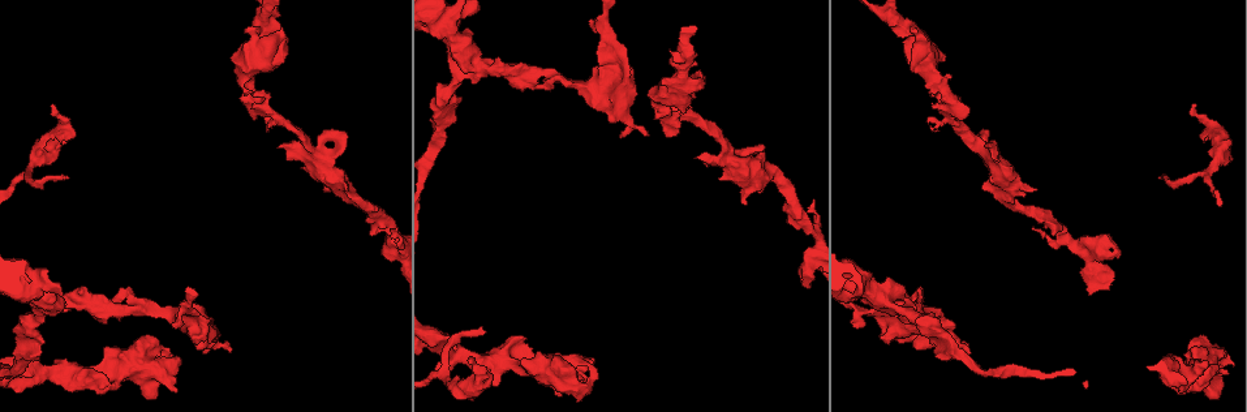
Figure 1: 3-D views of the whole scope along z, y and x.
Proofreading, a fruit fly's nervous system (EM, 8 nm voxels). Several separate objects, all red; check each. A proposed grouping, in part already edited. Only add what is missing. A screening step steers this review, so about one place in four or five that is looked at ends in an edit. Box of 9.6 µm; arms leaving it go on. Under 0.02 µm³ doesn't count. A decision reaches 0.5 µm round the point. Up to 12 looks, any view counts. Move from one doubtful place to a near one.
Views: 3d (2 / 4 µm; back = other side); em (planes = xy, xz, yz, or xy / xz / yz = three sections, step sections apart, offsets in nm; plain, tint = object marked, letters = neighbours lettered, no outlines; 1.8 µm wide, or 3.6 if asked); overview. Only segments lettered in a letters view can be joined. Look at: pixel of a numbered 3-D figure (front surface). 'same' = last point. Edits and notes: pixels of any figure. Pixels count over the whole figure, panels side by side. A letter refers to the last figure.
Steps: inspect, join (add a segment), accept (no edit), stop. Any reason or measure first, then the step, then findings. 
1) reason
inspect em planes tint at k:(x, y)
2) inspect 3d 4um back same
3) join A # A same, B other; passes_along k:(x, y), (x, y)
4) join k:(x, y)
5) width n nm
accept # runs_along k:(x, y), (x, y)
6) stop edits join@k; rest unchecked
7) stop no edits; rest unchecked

an open end
inspect 3d 2um at 1:(807, 286)

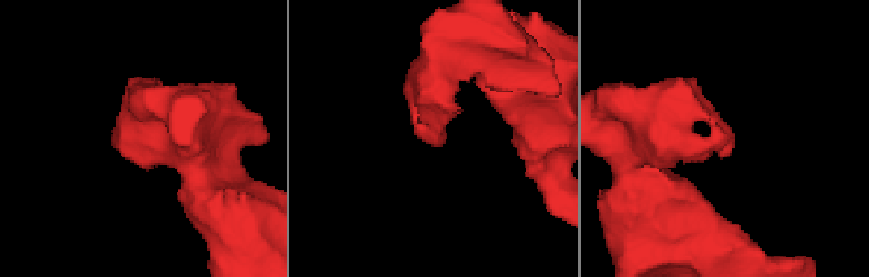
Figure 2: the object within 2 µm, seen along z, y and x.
shape alone is not enough
inspect em planes tint at 2:(435, 144)

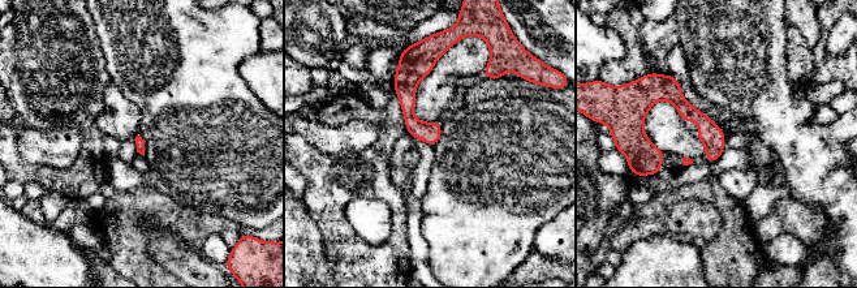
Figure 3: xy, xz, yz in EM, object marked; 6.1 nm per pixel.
what lies round it
inspect em planes letters same

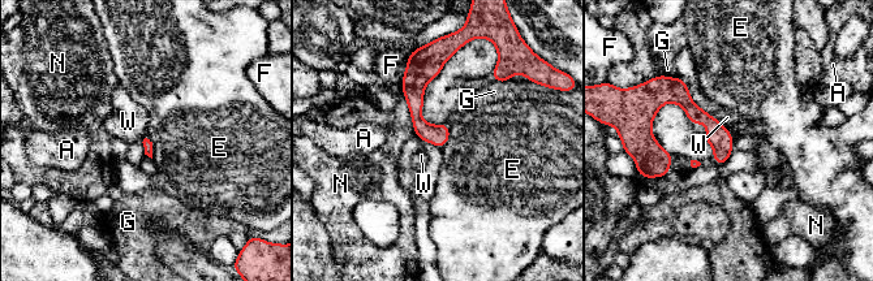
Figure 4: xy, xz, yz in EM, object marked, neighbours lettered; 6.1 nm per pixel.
accept # A other, E other, F other, G other, N other, W other; runs_along 4:(680, 85), (721, 139), (721, 160); no lettered segment goes on from it

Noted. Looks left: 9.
abrupt turn
inspect em xy step 4 letters at 1:(671, 120)

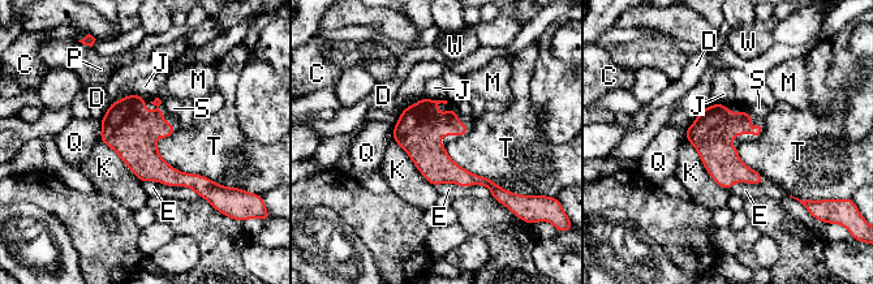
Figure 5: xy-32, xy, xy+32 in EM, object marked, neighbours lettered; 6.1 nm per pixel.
another direction
inspect em planes letters same

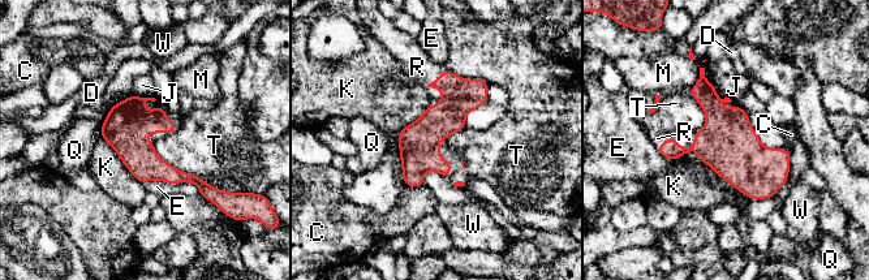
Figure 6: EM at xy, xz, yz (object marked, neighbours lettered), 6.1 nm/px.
join R # C other, D other, E other, J other, K other, M other, Q other, R same, T other, W other; it goes on there

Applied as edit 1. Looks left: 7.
inspect overview

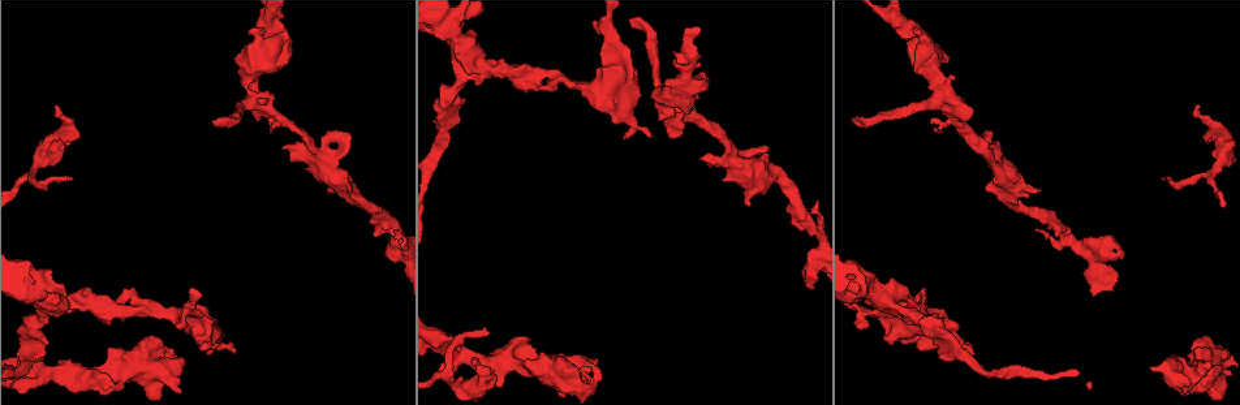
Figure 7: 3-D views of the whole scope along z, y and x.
an open end
inspect em xz step 16 tint at 7:(767, 156)

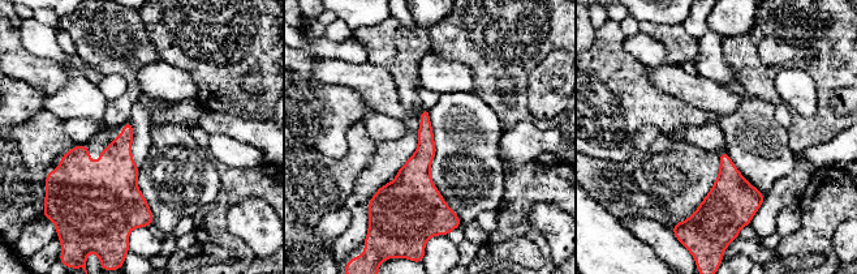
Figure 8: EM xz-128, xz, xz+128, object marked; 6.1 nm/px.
inspect em yz step 4 letters same

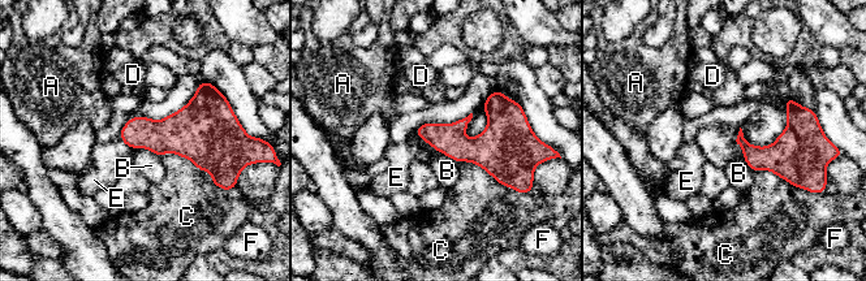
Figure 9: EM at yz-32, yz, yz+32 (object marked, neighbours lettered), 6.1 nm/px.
longest_contact C 380 nm
accept # A other, B other, C other, D other, E other, F other; border 9:(132, 147), (146, 147), (159, 156); none of them fits

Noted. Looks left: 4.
tapers out
inspect em planes letters at 7:(486, 328)

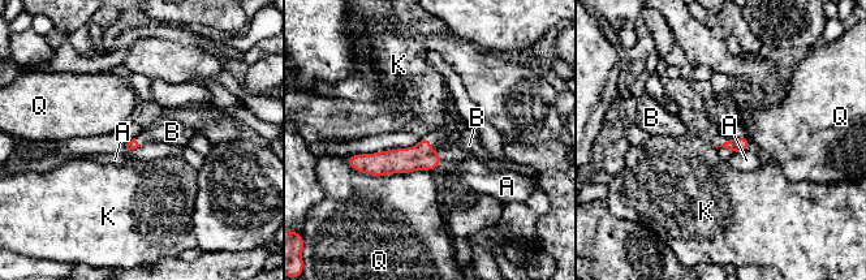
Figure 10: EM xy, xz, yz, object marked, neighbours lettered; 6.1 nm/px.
join B # A other, B same, K other, Q other; passes_along 10:(422, 156), (432, 150), (469, 145); it goes on there

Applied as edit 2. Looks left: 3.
inspect overview

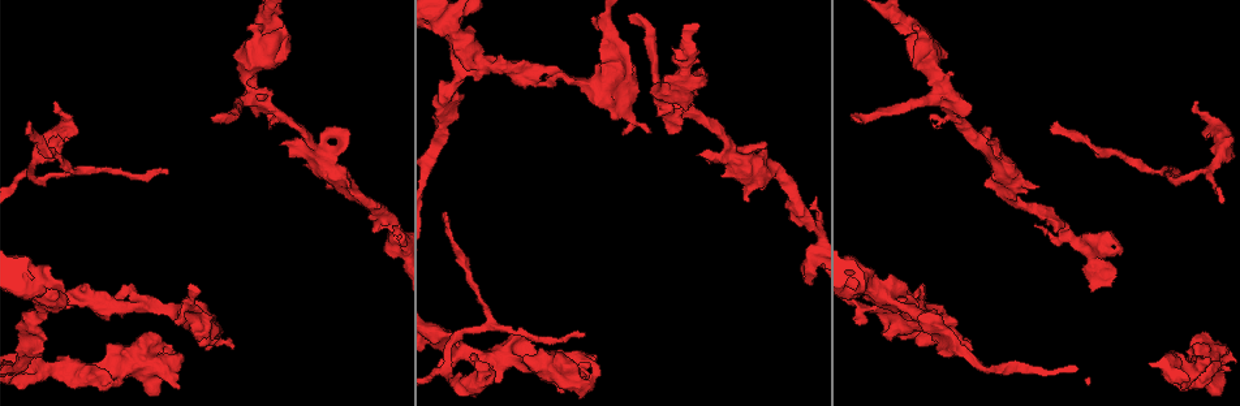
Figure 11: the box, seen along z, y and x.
an open end
inspect em planes letters at 11:(53, 102)

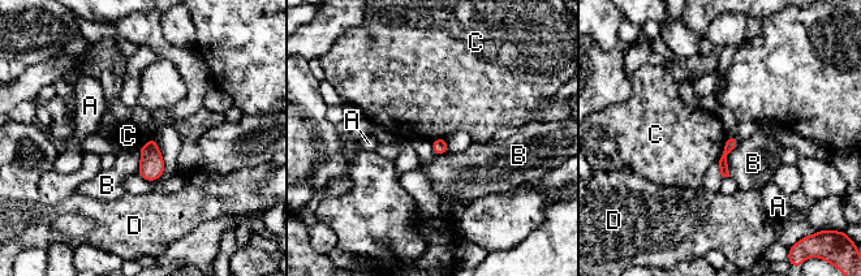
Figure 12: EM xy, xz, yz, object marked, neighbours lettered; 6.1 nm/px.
accept # A other, B other, C other, D other; border 12:(727, 137), (723, 151), (715, 162); no lettered segment goes on from it

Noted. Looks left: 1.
stop edits join@6, join@10; rest unchecked

